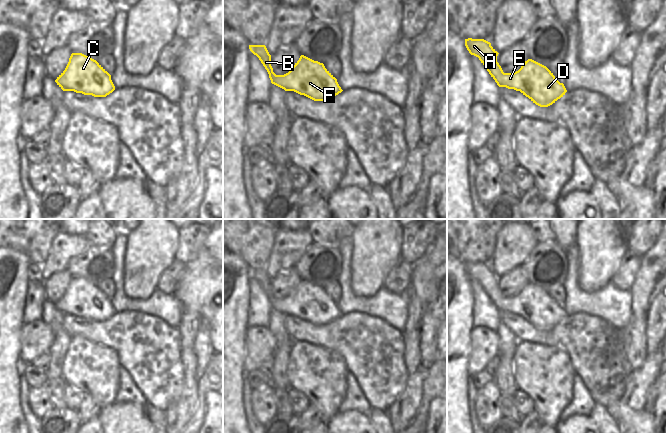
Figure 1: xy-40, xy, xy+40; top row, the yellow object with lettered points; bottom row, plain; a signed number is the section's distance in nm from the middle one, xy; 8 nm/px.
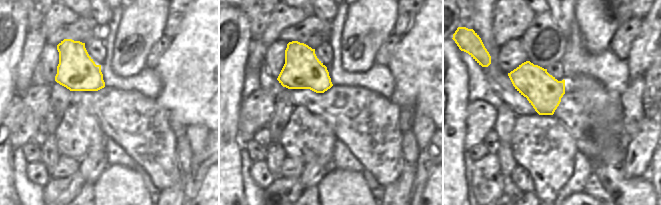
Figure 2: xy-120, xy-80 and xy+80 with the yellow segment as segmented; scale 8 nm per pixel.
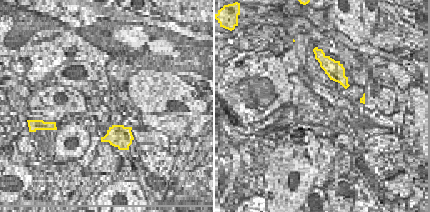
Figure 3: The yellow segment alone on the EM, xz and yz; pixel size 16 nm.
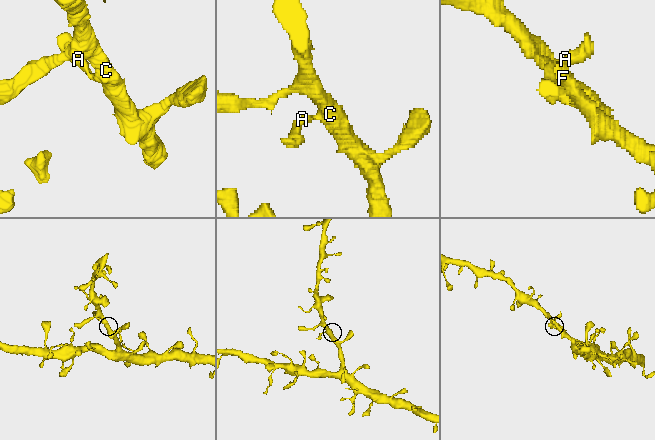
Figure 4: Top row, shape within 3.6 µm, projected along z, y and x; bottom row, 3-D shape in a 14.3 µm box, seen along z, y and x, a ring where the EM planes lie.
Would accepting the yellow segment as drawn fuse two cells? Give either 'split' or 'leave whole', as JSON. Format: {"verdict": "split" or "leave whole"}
{"verdict": "leave whole"}

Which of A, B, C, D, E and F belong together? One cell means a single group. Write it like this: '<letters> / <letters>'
A B C D E F

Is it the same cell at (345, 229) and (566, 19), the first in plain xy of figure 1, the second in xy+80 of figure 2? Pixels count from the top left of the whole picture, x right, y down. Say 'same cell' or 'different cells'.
same cell

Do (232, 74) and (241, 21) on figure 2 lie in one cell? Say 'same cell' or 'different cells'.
same cell

